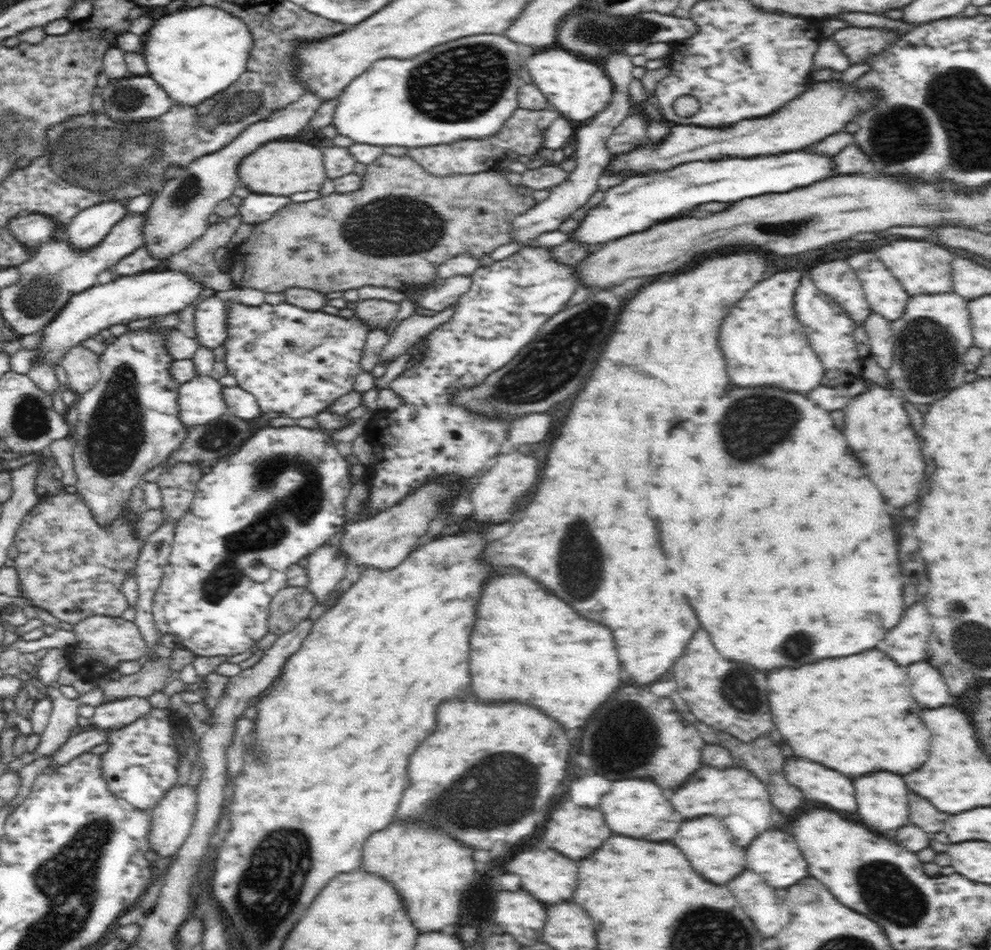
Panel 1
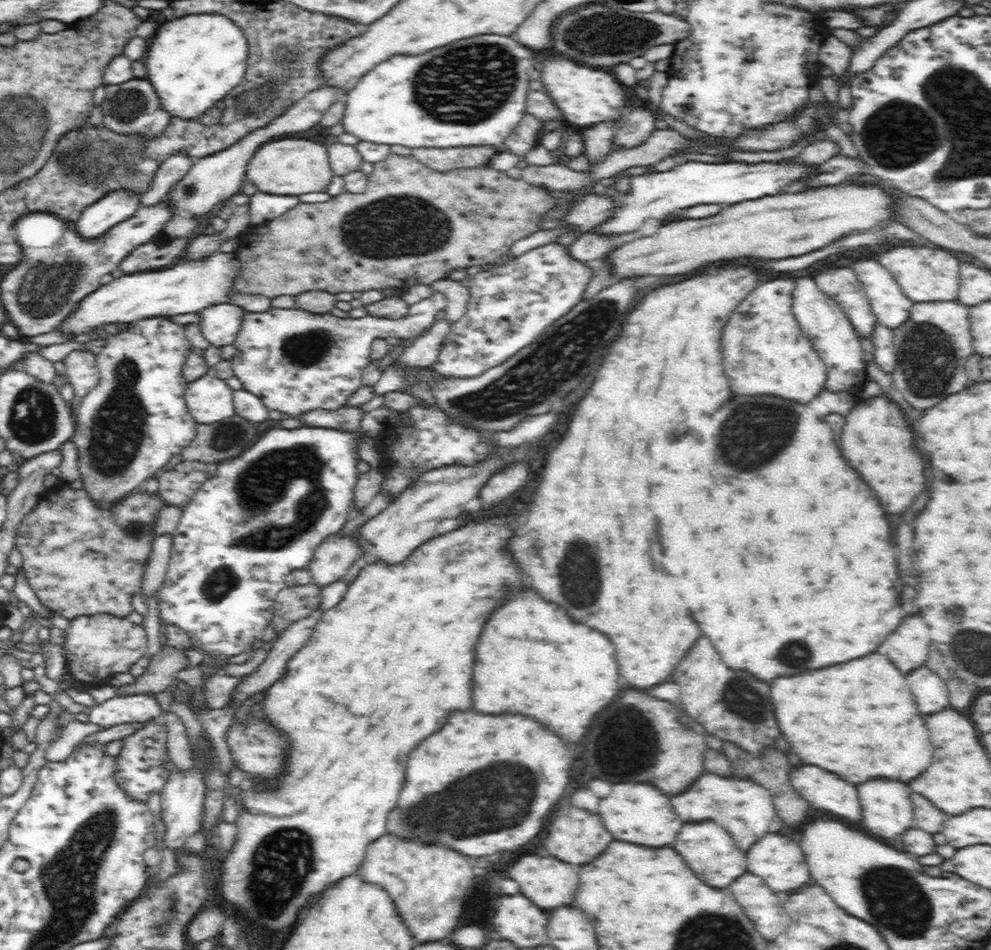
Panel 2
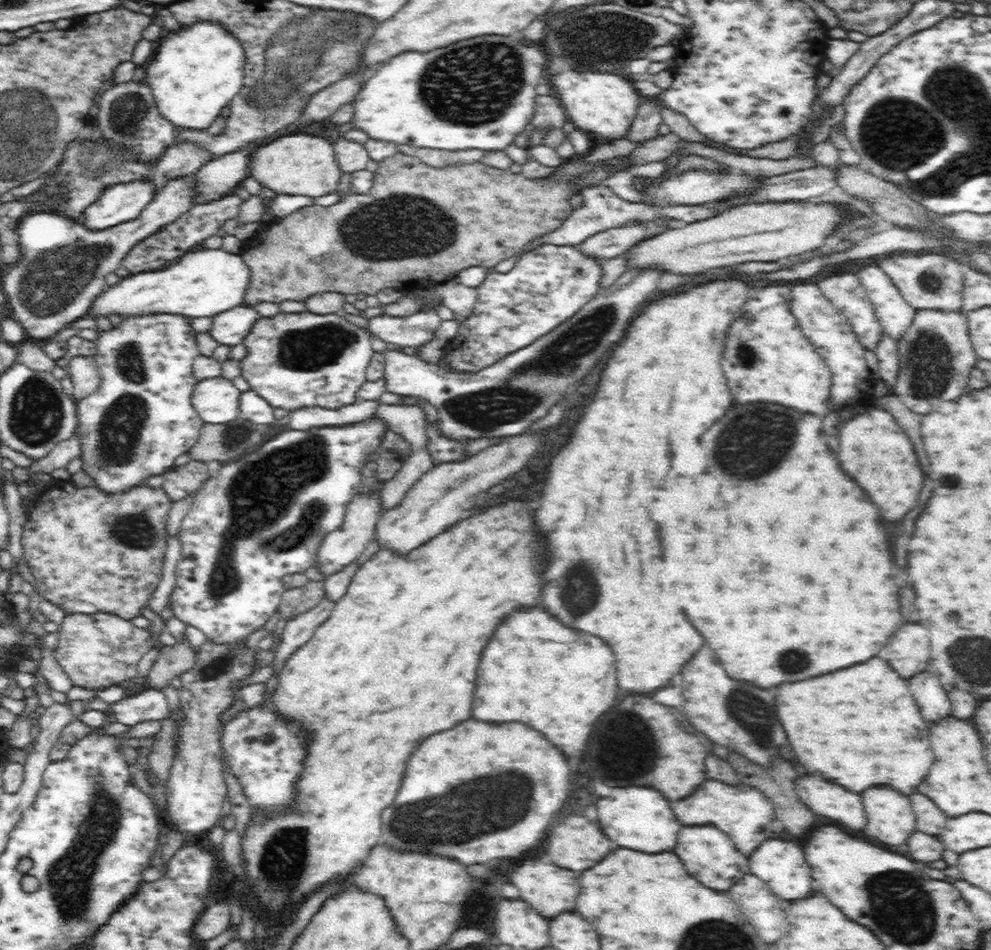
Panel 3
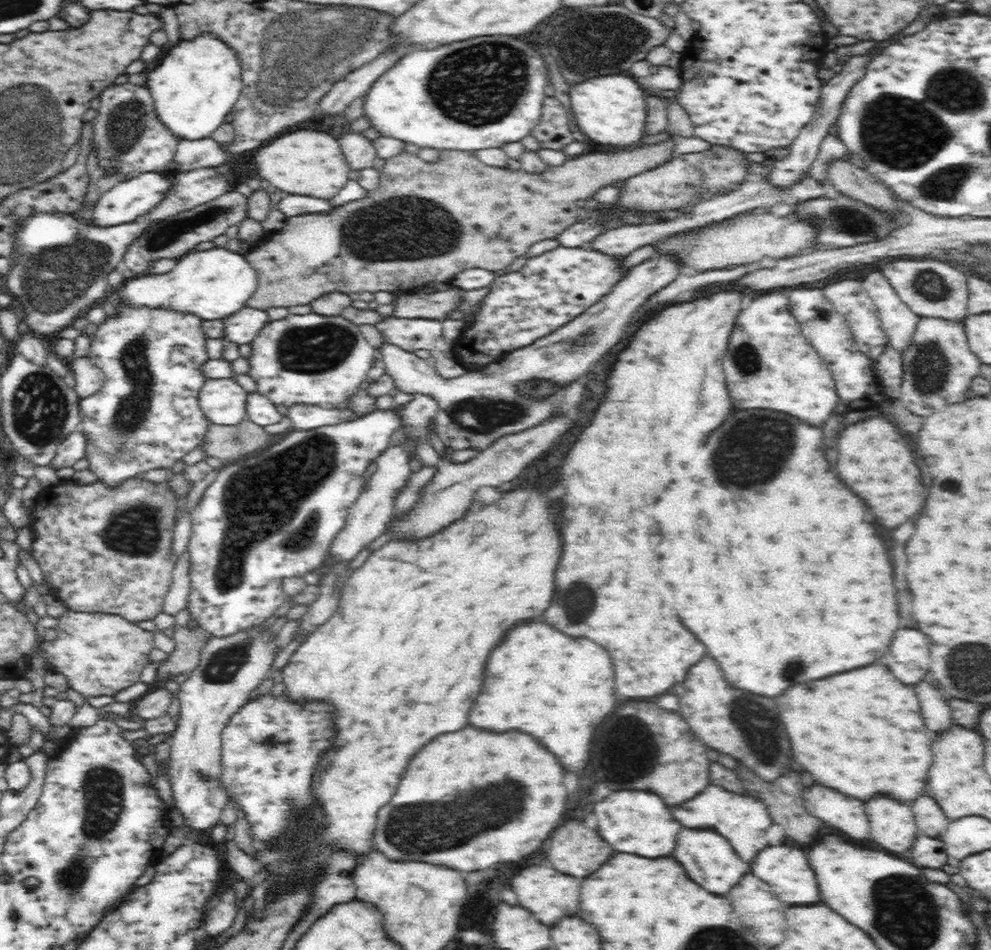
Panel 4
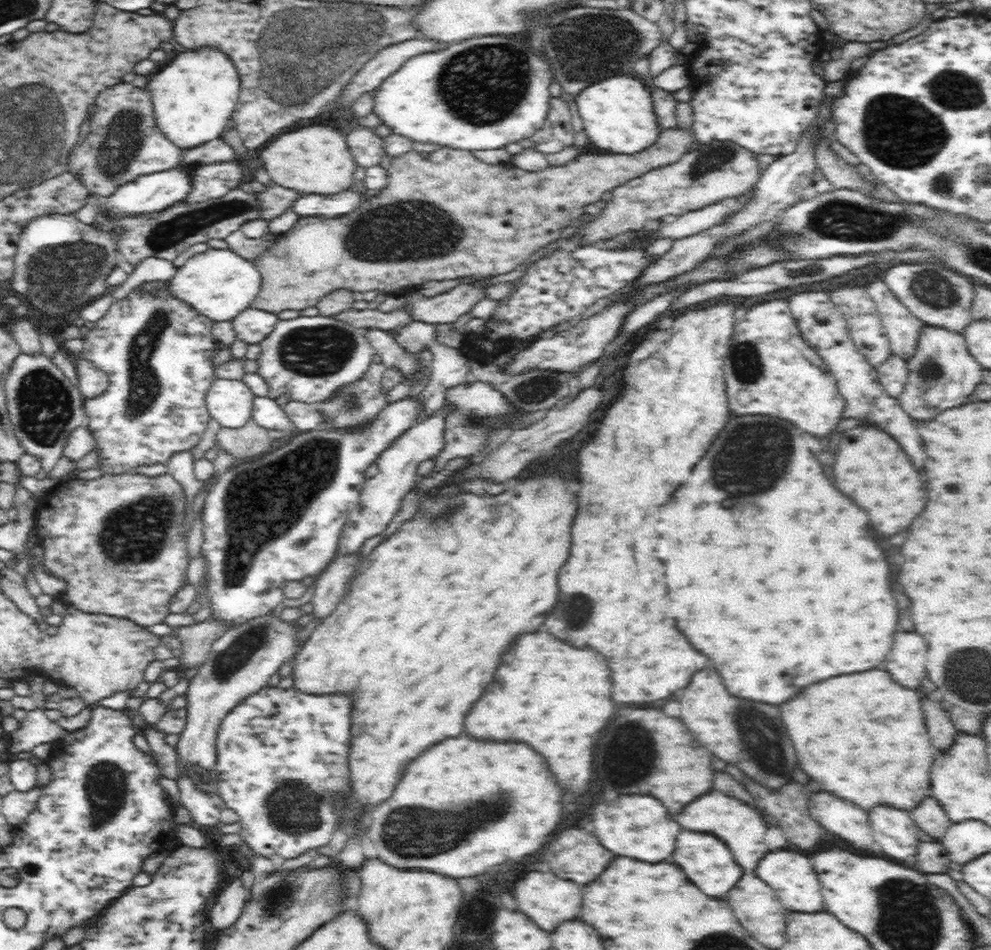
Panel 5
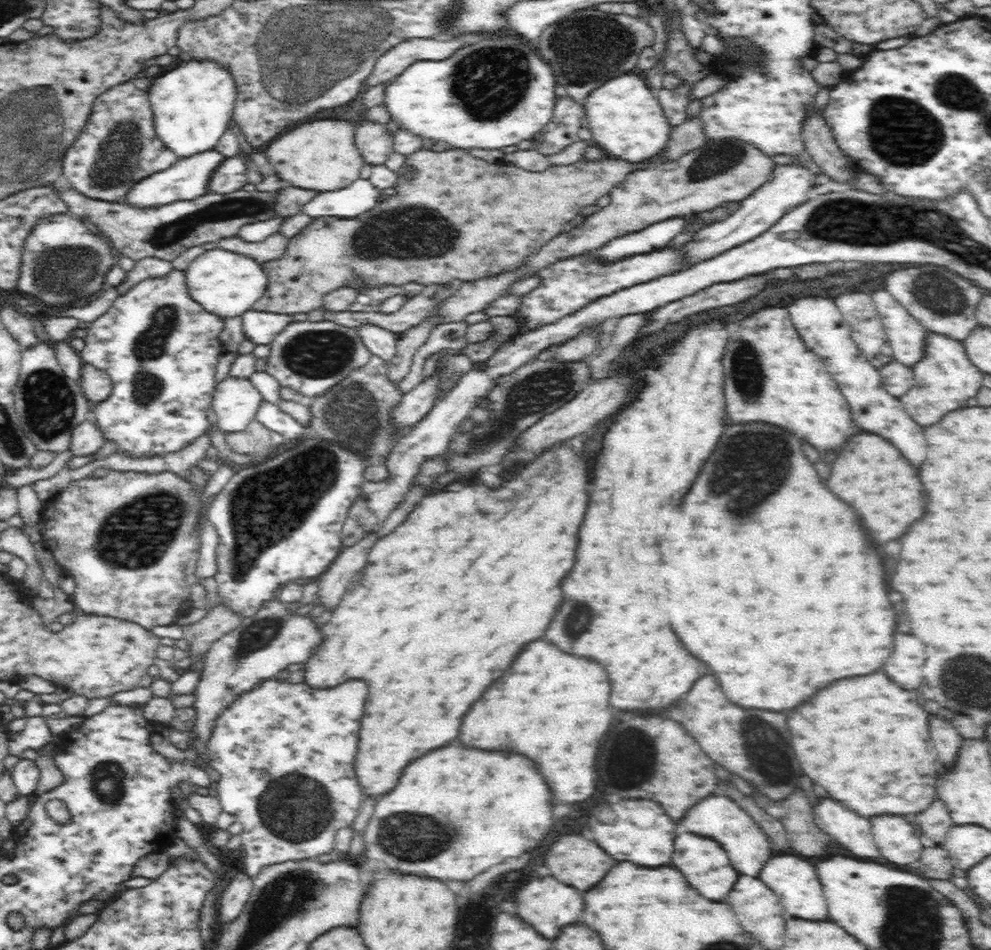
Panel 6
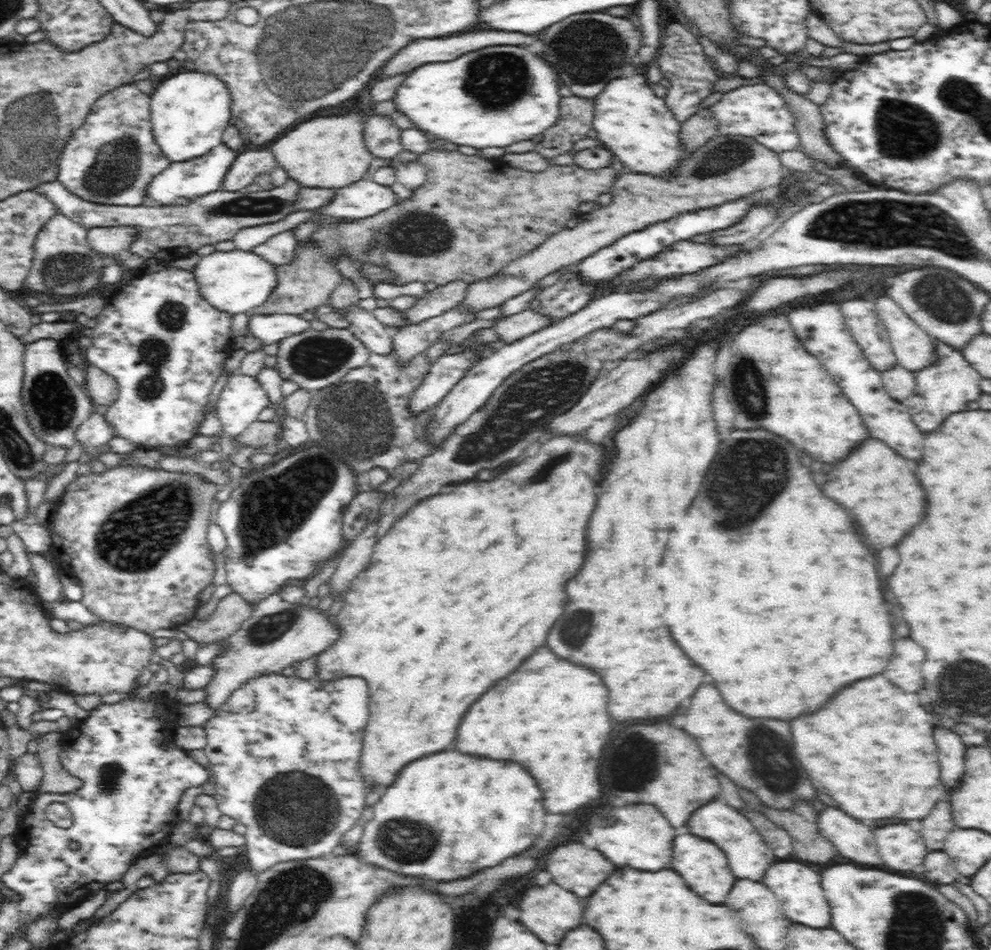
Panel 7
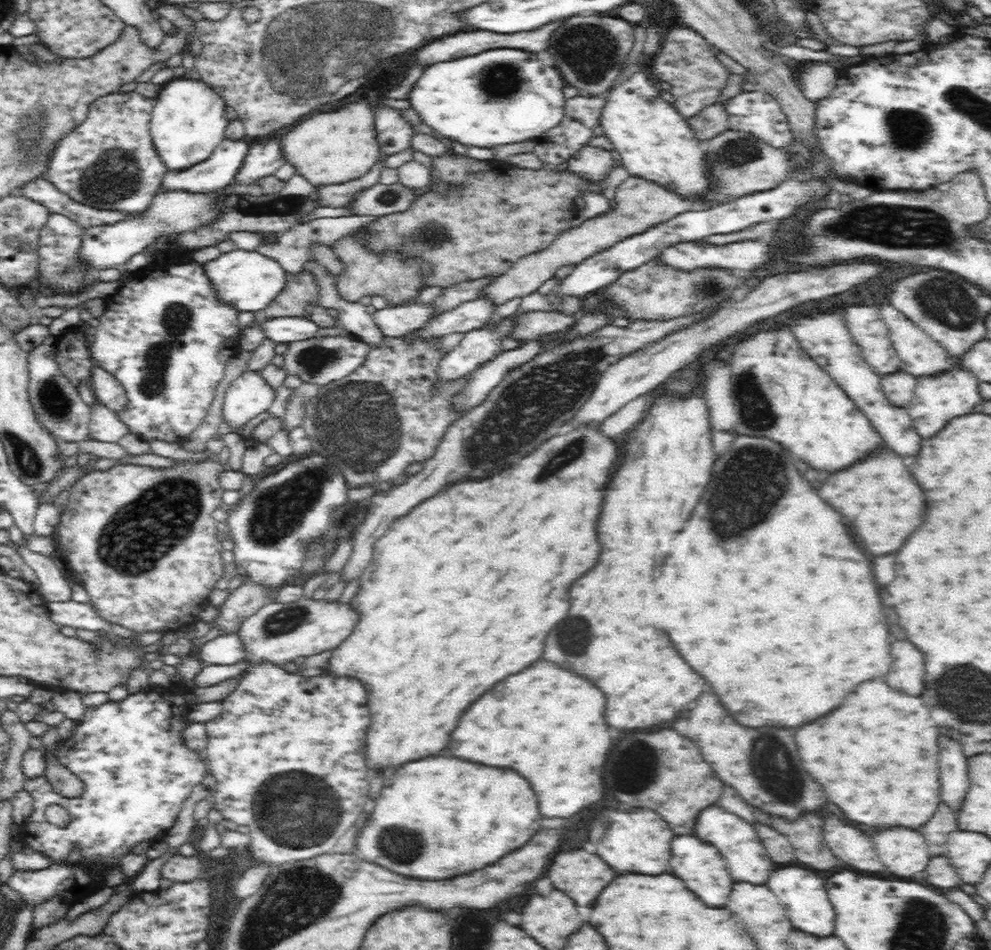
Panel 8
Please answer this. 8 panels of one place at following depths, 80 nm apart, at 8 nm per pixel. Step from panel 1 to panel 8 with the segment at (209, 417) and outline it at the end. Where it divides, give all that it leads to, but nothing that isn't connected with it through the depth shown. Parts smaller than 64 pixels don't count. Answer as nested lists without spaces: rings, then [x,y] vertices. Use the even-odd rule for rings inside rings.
[[[244,371],[232,380],[224,394],[222,416],[232,432],[239,432],[251,418],[268,412],[276,400],[276,389],[260,371]]]

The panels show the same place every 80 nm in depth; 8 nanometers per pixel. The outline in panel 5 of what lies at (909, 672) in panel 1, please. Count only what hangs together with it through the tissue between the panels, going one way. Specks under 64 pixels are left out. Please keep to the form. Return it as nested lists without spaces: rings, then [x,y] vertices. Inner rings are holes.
[[[930,700],[924,702],[922,708],[926,710],[926,726],[928,726],[934,748],[940,752],[948,752],[959,734],[948,718],[948,712],[942,712],[942,708]]]

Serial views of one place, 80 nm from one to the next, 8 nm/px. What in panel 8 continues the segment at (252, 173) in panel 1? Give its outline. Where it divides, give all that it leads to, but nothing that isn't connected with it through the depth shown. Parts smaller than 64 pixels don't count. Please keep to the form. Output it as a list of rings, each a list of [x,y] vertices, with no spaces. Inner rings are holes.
[[[364,98],[358,102],[342,106],[340,110],[312,114],[310,118],[302,120],[282,138],[282,149],[284,149],[288,163],[296,169],[295,174],[302,175],[310,183],[320,186],[360,178],[384,157],[382,145],[378,139],[378,129],[376,129],[376,109]]]

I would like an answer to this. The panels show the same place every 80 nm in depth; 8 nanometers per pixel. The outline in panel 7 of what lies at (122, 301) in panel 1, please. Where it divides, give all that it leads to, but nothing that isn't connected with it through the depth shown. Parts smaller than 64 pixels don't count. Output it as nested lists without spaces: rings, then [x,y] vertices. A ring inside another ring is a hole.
[[[245,250],[230,252],[214,251],[201,257],[194,270],[198,282],[201,283],[202,294],[219,310],[232,316],[240,312],[248,314],[266,304],[278,286],[277,265],[262,258],[262,256]]]

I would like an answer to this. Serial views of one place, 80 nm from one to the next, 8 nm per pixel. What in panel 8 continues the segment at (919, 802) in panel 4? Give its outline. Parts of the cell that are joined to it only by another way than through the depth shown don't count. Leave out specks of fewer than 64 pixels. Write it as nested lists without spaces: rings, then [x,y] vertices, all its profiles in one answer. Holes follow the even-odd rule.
[[[941,802],[928,824],[920,826],[917,832],[925,838],[932,855],[944,855],[948,834],[958,830],[961,828],[957,821],[957,813]]]

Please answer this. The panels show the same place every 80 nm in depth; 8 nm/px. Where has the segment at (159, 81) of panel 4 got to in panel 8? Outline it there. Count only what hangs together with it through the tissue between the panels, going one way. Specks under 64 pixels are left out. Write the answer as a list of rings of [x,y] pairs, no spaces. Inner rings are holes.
[[[185,77],[164,84],[154,101],[149,131],[156,153],[166,170],[184,173],[208,161],[225,137],[230,122],[226,118],[224,101],[202,80]]]

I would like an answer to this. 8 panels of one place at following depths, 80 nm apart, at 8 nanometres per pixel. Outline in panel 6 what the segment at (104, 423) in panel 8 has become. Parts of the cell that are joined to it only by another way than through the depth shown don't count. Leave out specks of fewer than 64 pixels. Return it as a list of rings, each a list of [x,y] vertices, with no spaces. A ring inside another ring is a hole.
[[[91,417],[72,430],[70,452],[72,456],[89,456],[96,454],[105,442],[102,427]]]

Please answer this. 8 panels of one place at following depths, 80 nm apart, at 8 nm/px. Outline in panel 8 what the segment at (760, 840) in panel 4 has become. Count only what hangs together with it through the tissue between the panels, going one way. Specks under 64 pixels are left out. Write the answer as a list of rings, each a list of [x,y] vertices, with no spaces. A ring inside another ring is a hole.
[[[711,805],[702,810],[696,826],[696,836],[712,846],[718,848],[718,852],[726,860],[728,872],[734,882],[750,882],[756,886],[762,886],[768,882],[770,872],[777,866],[770,860],[769,855],[762,845],[762,841],[756,833],[754,826],[740,818],[738,815],[726,812],[721,806]]]

